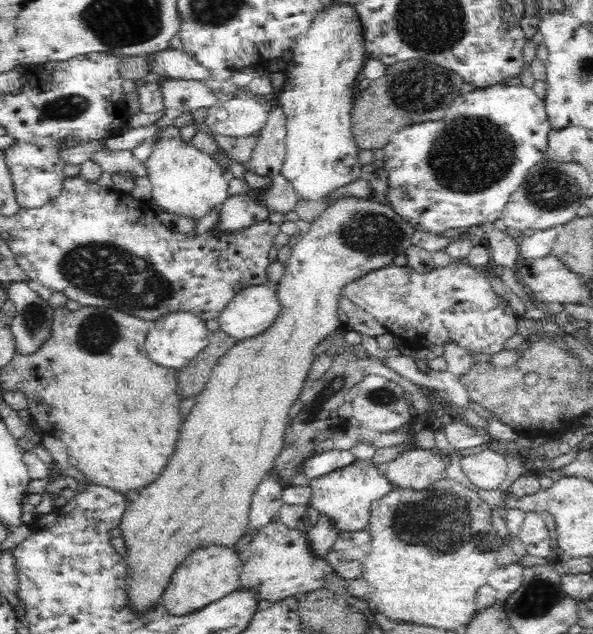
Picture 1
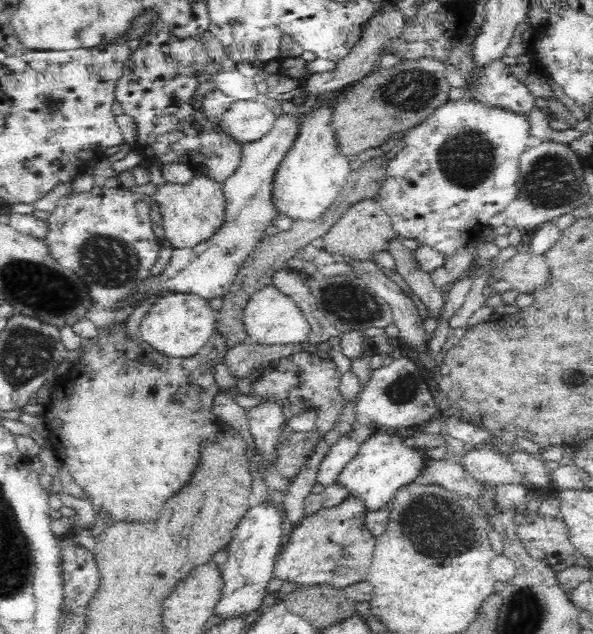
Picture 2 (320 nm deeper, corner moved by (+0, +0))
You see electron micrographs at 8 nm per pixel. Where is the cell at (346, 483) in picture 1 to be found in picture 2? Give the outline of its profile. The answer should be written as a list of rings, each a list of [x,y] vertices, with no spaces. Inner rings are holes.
[[[376,432],[361,444],[358,454],[342,468],[336,483],[346,488],[348,496],[354,495],[362,499],[366,510],[380,510],[391,502],[399,488],[414,482],[422,474],[427,459],[425,452],[422,449],[416,449],[409,443],[408,438],[396,435],[396,432],[386,434]]]

